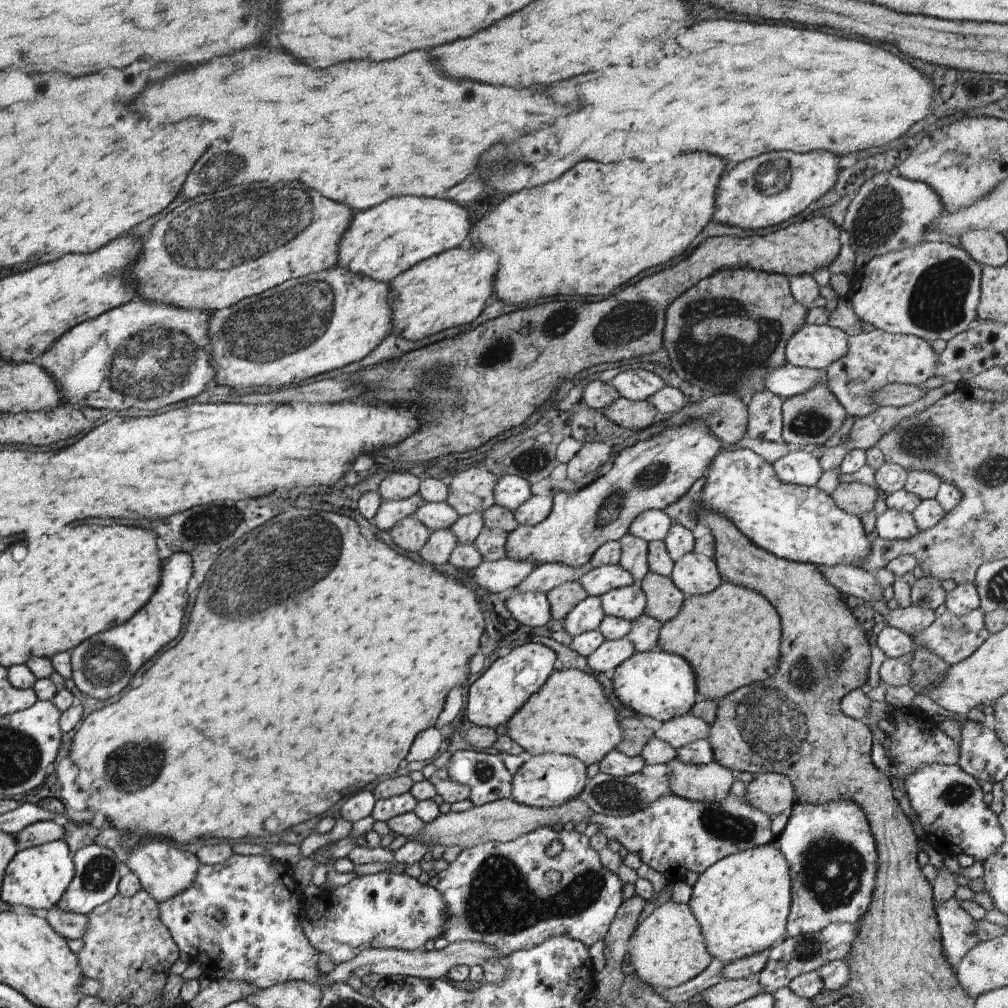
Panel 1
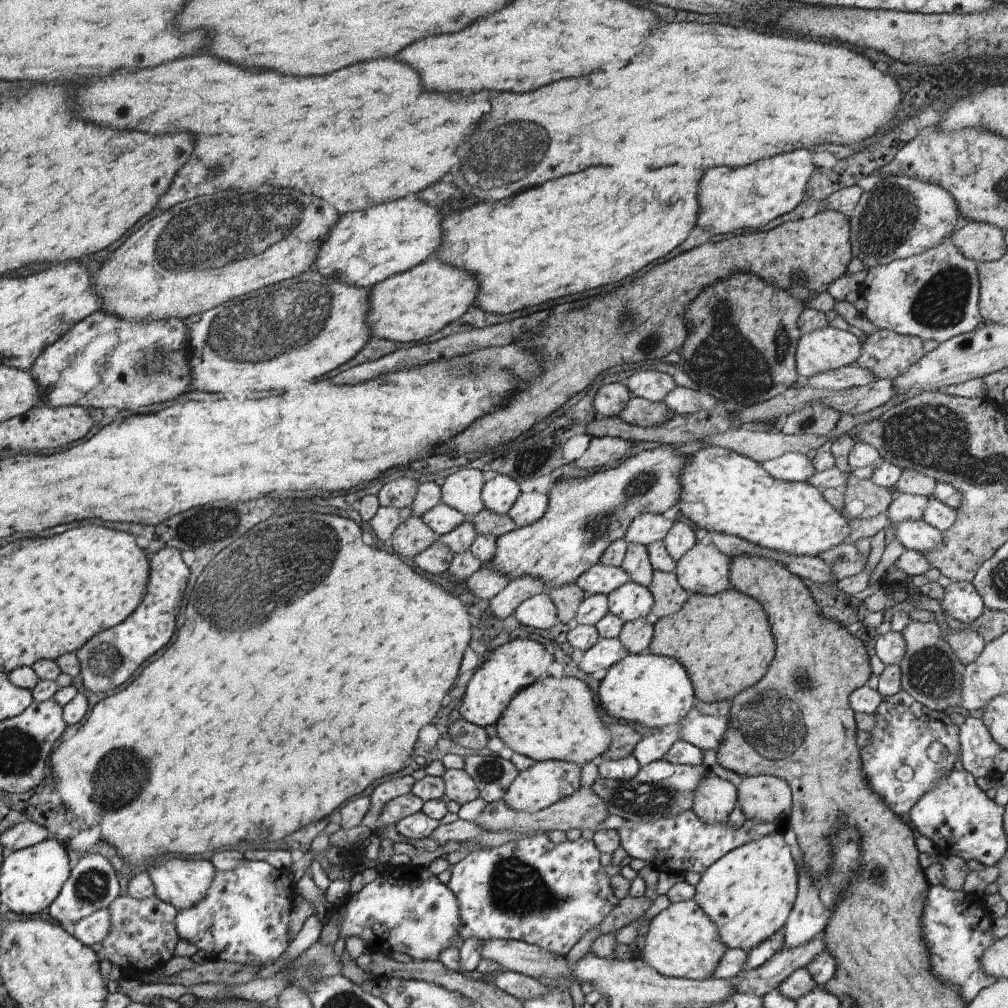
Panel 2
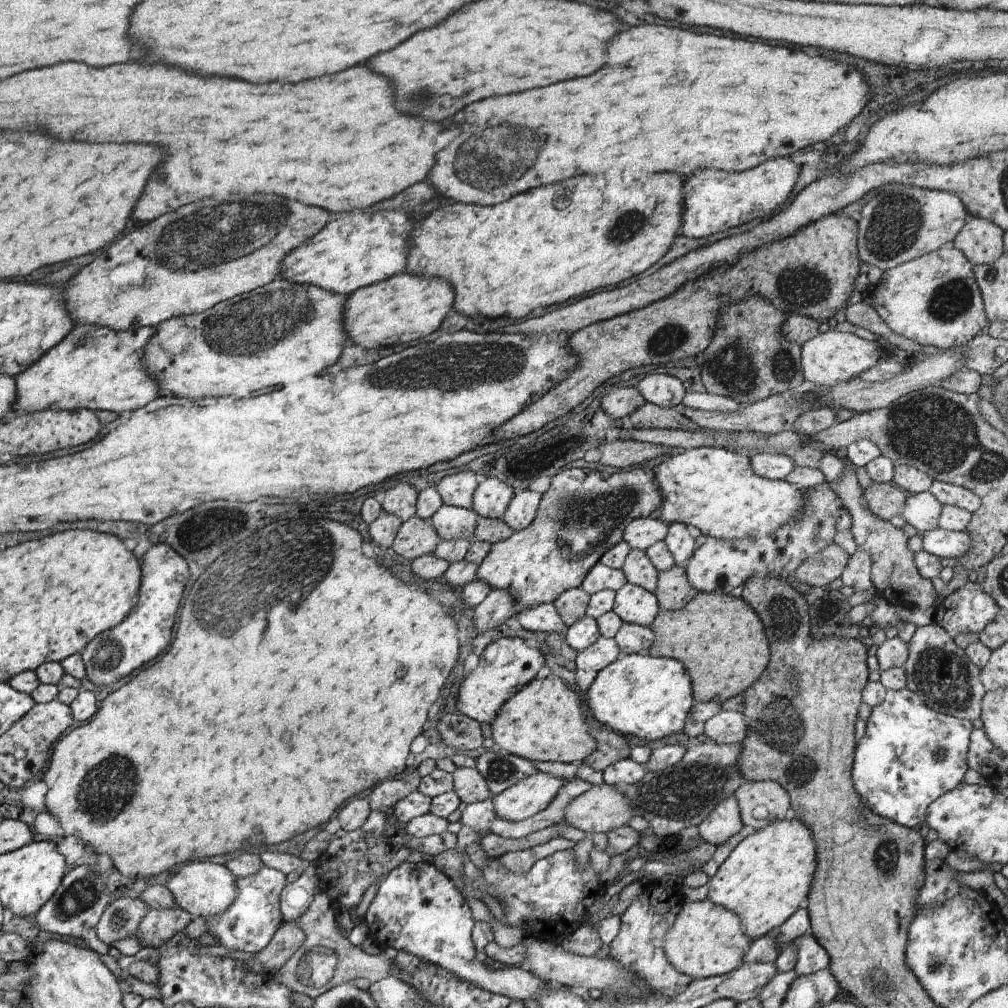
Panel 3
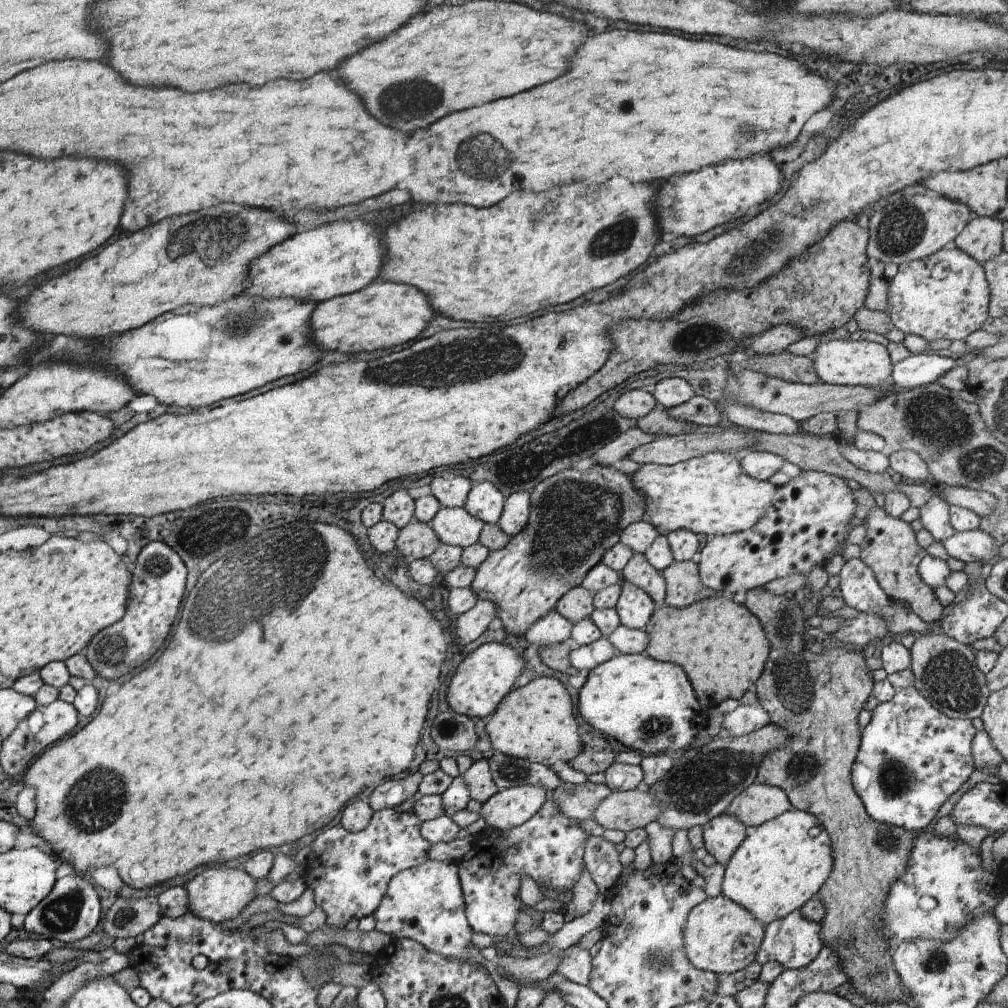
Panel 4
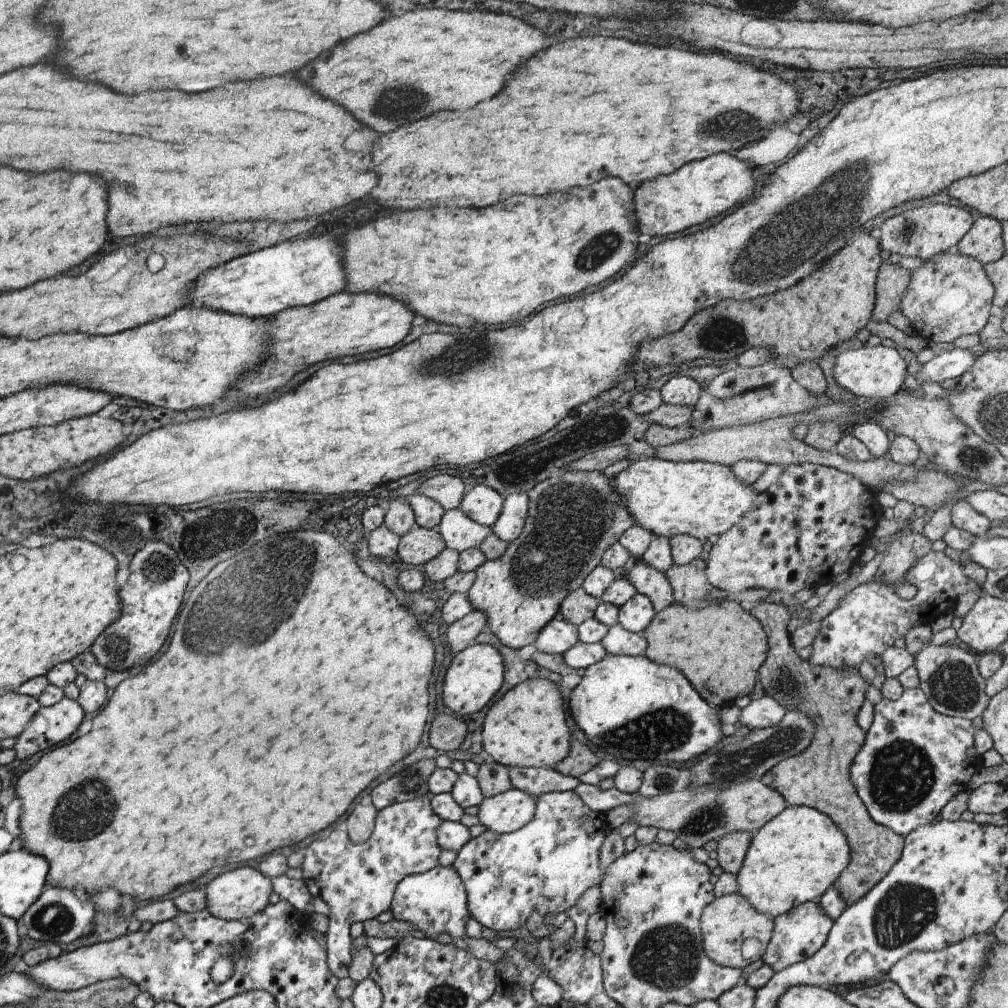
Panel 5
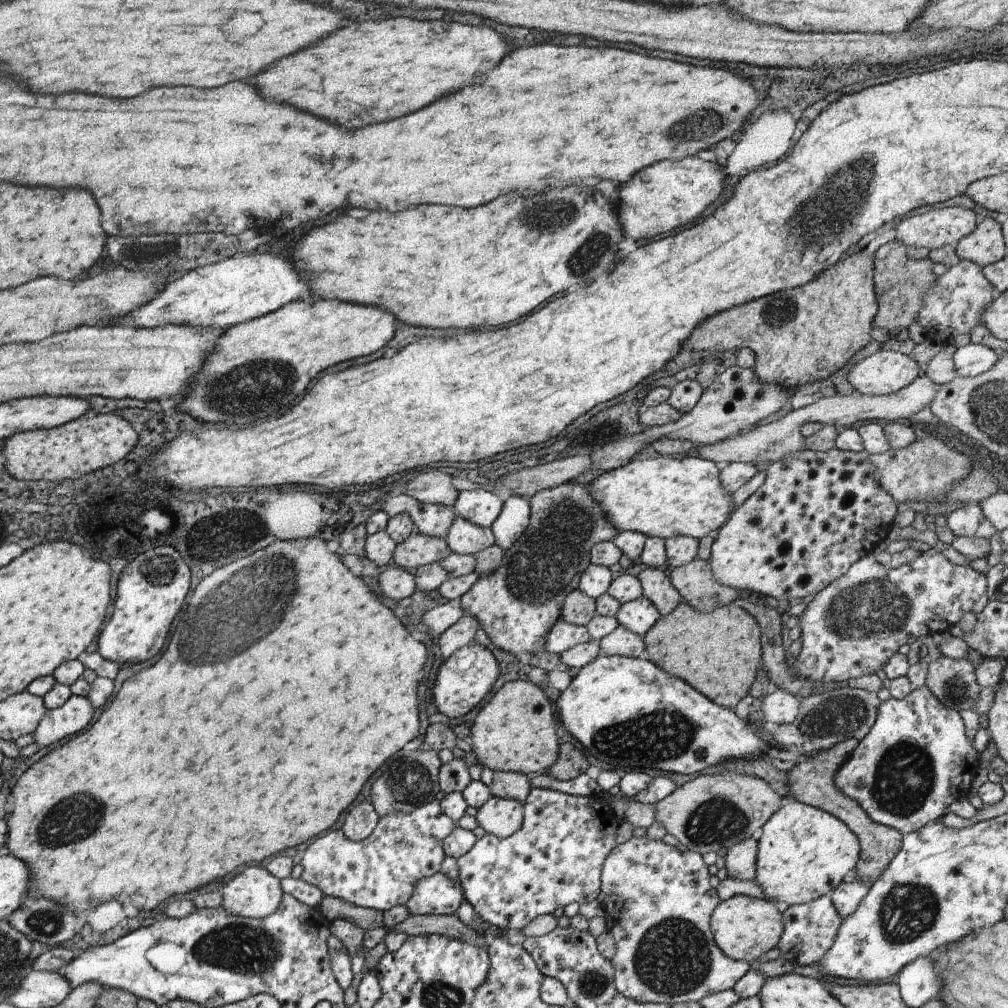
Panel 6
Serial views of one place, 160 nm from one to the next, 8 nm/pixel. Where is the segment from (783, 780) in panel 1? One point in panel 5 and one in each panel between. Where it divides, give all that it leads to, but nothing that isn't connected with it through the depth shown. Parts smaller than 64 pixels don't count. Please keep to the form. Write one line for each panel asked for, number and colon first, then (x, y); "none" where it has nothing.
2: (762, 798)
3: (760, 803)
4: (758, 803)
5: (695, 817)

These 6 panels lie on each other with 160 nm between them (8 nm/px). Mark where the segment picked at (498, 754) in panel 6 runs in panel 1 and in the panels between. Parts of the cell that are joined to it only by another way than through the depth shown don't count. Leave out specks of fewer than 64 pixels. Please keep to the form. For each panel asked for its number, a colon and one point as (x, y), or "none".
1: (569, 715)
2: (556, 718)
3: (542, 722)
4: (534, 722)
5: (525, 727)

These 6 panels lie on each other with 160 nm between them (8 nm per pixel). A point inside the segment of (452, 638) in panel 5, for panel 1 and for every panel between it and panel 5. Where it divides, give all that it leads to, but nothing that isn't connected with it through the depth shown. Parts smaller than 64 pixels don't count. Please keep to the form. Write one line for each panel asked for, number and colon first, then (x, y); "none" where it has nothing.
1: (542, 578)
2: (502, 606)
3: (497, 606)
4: (468, 626)

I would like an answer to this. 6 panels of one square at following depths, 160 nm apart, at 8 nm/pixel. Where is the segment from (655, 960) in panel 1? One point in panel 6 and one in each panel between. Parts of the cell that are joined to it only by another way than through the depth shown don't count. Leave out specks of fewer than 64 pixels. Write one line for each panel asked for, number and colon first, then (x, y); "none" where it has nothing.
2: (681, 942)
3: (706, 939)
4: (720, 936)
5: (733, 933)
6: (744, 928)

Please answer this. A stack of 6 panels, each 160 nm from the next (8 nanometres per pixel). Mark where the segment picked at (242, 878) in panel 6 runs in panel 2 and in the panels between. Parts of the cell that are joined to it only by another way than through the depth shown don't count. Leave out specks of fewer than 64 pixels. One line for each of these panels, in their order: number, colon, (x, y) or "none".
2: (182, 883)
3: (205, 889)
4: (219, 893)
5: (243, 892)

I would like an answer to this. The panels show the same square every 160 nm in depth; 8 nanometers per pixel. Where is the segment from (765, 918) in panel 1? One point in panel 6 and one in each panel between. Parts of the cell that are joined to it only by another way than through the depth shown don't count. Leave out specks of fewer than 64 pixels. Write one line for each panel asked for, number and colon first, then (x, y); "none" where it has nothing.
2: (748, 893)
3: (764, 878)
4: (776, 869)
5: (795, 857)
6: (803, 852)

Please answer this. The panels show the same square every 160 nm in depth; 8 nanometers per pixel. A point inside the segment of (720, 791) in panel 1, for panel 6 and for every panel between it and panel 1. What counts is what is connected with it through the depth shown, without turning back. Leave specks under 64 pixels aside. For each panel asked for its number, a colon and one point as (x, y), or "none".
2: (714, 798)
3: (724, 821)
4: (721, 835)
5: (731, 849)
6: (739, 860)

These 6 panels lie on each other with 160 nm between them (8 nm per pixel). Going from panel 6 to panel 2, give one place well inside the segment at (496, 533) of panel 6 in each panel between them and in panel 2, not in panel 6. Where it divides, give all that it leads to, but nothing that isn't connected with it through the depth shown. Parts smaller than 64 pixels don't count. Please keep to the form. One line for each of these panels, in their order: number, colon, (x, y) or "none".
2: (528, 507)
3: (521, 510)
4: (515, 511)
5: (508, 525)

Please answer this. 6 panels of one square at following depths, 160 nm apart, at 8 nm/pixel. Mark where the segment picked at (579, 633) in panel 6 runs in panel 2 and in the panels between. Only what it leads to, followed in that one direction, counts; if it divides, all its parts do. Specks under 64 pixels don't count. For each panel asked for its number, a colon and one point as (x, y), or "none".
2: (538, 612)
3: (543, 618)
4: (551, 629)
5: (557, 636)

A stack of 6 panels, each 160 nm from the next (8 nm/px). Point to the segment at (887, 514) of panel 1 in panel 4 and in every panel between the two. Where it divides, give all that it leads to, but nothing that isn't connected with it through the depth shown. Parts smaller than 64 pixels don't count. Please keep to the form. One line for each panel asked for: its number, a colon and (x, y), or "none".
2: (916, 535)
3: (943, 544)
4: (967, 546)

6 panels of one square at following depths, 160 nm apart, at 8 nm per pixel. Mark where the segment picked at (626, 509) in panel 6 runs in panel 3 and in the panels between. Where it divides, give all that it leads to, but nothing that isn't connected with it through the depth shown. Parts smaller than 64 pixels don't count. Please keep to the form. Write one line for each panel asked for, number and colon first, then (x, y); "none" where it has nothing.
3: (715, 490)
4: (711, 495)
5: (697, 498)

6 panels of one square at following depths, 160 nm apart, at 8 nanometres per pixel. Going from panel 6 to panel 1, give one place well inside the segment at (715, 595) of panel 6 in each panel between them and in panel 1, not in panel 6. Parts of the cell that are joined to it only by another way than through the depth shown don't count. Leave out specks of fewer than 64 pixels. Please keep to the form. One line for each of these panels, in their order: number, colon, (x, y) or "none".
1: (663, 600)
2: (668, 596)
3: (673, 591)
4: (683, 586)
5: (688, 583)

